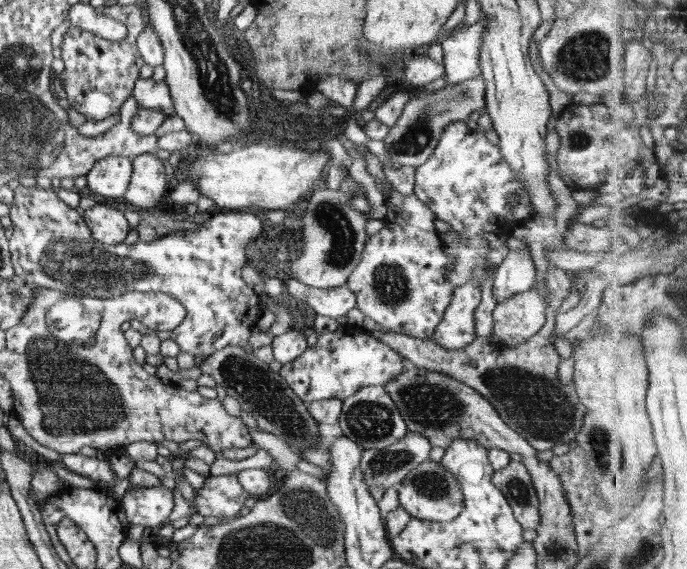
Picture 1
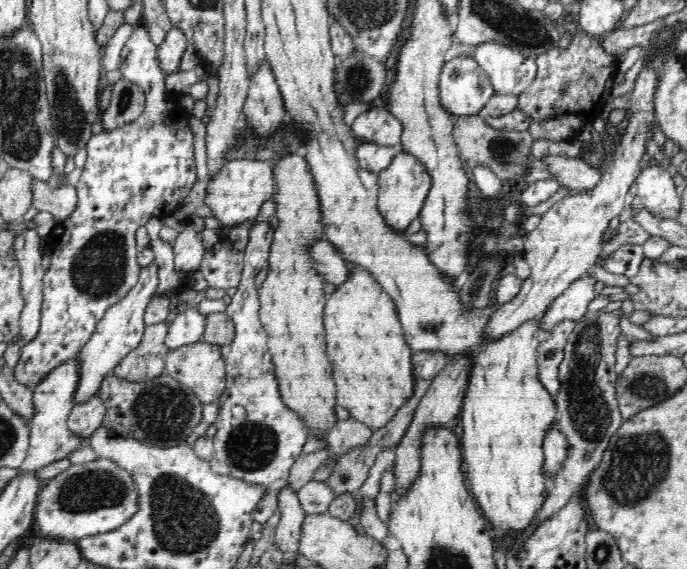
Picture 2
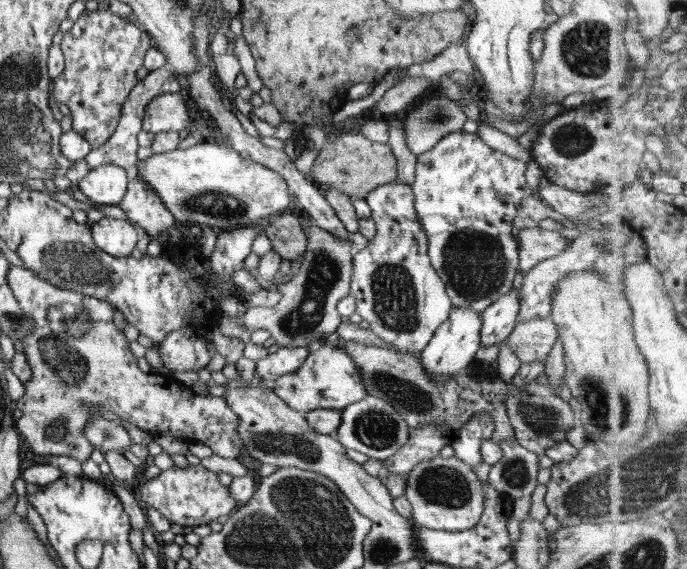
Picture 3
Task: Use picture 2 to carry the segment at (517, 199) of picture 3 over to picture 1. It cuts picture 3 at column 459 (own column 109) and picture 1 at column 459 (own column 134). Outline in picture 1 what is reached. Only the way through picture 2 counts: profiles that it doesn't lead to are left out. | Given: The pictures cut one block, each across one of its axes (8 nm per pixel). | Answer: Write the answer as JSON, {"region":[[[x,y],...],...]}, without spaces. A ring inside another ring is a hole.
{"region":[[[481,16],[480,20],[472,23],[468,28],[454,30],[450,36],[440,41],[444,51],[443,68],[446,75],[446,85],[458,85],[466,80],[480,77],[480,47],[482,47],[482,33],[486,29],[486,20]],[[460,119],[445,126],[441,136],[428,160],[415,167],[414,194],[436,218],[448,222],[454,229],[440,233],[444,252],[451,258],[448,280],[454,288],[476,281],[482,290],[486,280],[484,261],[491,249],[482,236],[488,232],[508,235],[512,224],[526,218],[533,208],[523,184],[500,155],[500,148],[490,144],[484,132],[471,130],[466,120]],[[511,194],[519,196],[516,206],[508,203]]]}

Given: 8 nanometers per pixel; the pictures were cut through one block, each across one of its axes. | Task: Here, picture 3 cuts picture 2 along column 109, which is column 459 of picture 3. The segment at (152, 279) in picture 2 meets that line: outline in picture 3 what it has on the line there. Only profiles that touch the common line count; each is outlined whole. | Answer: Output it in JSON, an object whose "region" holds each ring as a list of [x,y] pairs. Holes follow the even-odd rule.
{"region":[[[452,308],[448,320],[436,328],[432,340],[420,354],[422,368],[432,380],[446,382],[450,376],[467,370],[468,364],[475,361],[477,350],[480,348],[480,327],[482,318],[476,310]]]}

